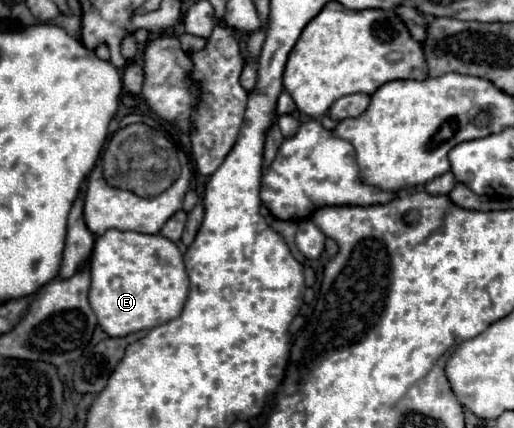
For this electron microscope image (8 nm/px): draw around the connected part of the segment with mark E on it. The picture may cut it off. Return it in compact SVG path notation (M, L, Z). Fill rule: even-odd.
M109 229L95 241L89 303L109 337L123 337L175 319L189 293L189 277L177 245L157 235Z

